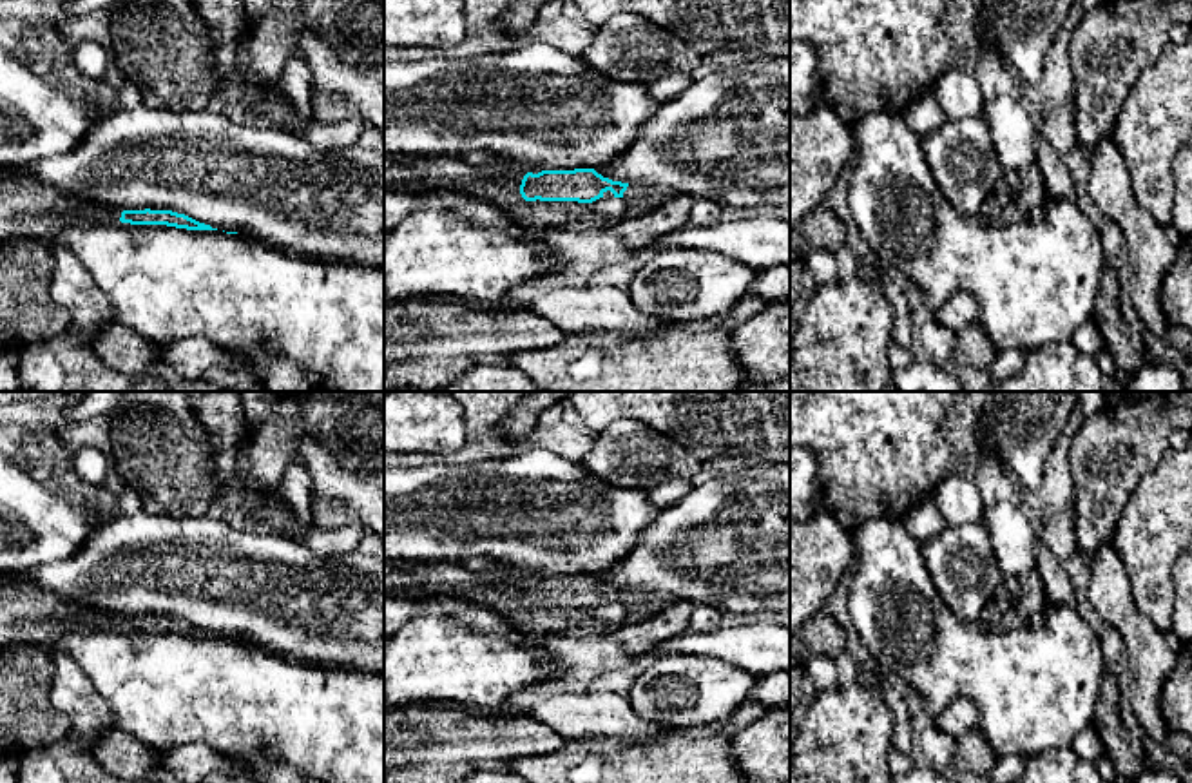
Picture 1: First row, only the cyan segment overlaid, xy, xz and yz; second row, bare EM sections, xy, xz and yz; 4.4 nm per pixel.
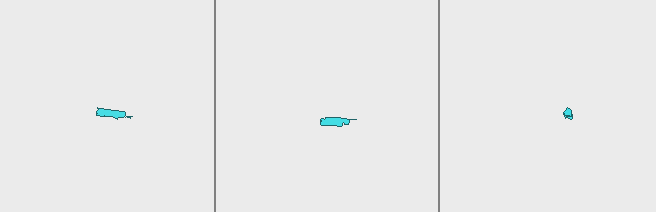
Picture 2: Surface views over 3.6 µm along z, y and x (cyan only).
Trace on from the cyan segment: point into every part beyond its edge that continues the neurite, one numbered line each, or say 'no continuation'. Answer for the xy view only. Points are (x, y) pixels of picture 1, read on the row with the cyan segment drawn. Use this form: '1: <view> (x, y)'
1: xy (28, 207)

